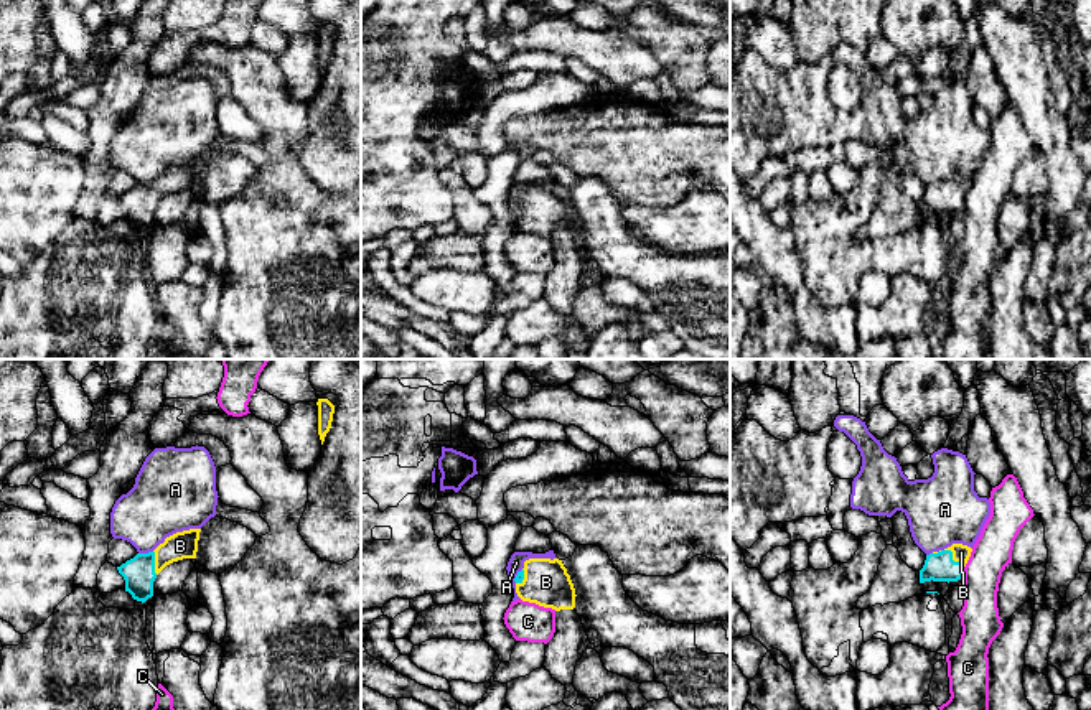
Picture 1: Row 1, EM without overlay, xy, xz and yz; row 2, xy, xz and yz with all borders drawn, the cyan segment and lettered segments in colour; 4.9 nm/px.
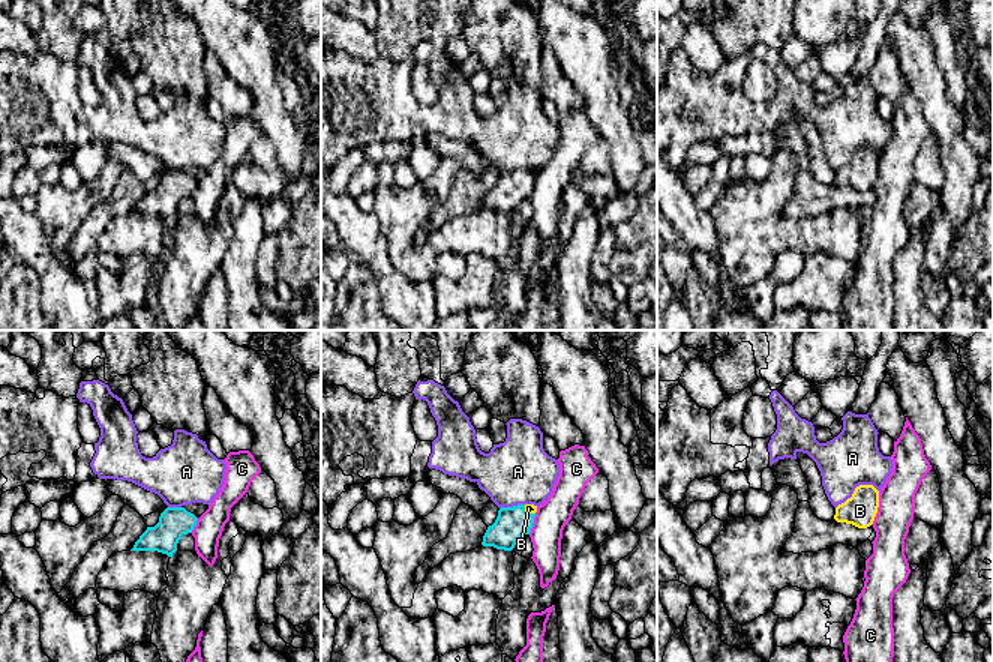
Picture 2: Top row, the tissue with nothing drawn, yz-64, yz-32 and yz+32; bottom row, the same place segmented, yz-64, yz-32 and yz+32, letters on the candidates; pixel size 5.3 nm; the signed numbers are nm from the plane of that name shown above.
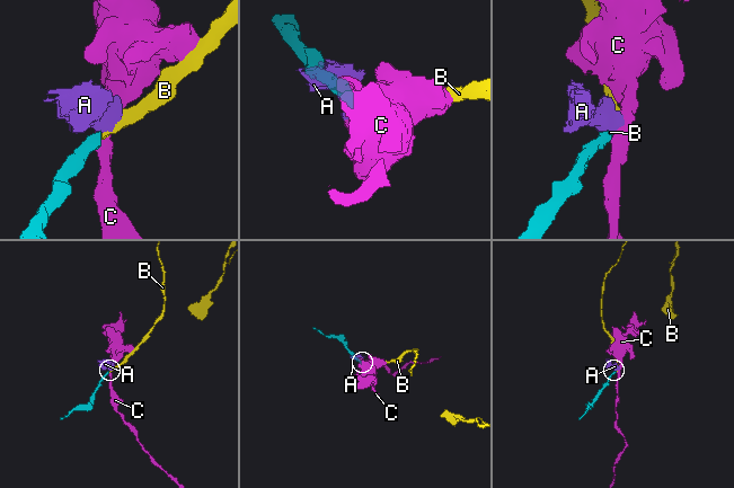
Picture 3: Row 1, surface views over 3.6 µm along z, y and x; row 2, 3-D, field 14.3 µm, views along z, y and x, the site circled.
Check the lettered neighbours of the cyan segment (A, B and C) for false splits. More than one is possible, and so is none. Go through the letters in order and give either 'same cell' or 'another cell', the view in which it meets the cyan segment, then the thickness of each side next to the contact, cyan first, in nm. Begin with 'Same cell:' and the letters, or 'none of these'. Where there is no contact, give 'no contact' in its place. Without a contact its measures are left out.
Same cell: B
A: another cell; meets cyan in xy; 160 nm thick on the cyan side, 320 nm on the other
B: same cell; meets cyan in yz; 140 nm thick on the cyan side, 80 nm on the other
C: another cell; meets cyan in yz; 140 nm thick on the cyan side, 190 nm on the other

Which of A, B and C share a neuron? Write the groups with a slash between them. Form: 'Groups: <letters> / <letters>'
Groups: A / B / C

